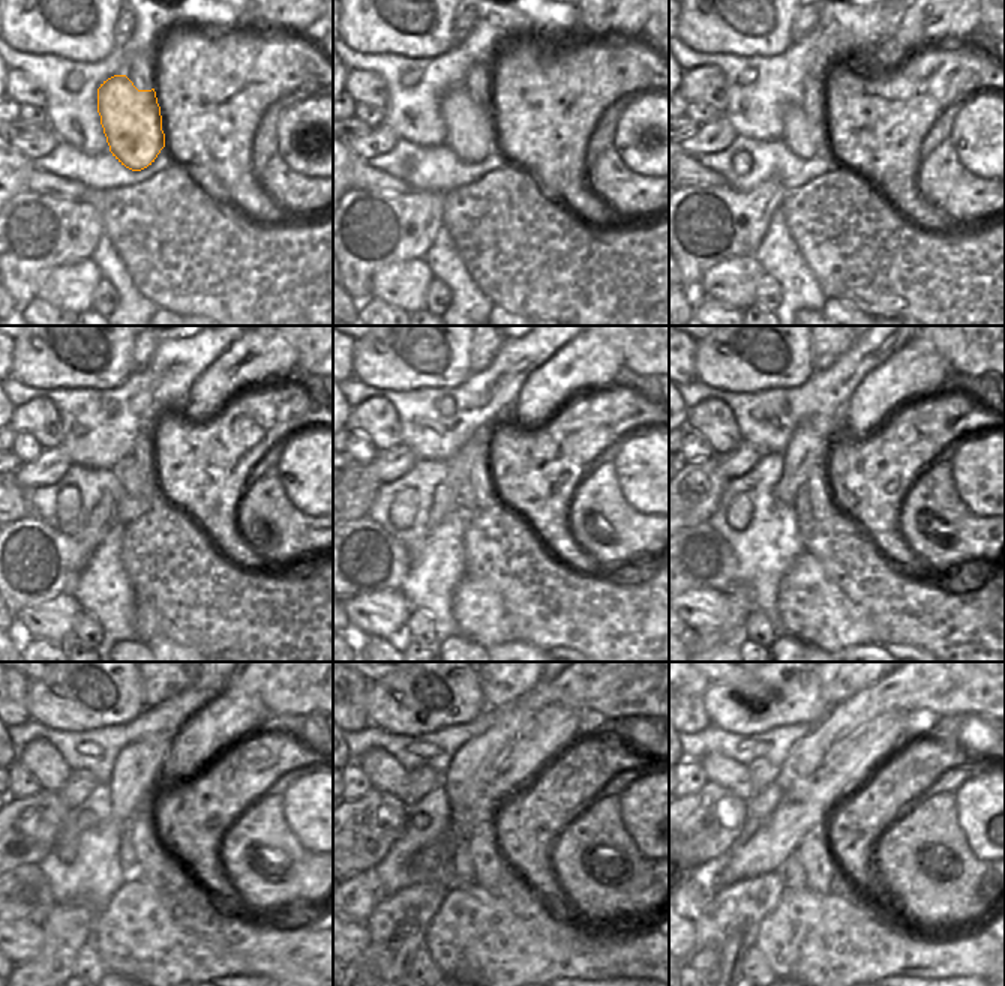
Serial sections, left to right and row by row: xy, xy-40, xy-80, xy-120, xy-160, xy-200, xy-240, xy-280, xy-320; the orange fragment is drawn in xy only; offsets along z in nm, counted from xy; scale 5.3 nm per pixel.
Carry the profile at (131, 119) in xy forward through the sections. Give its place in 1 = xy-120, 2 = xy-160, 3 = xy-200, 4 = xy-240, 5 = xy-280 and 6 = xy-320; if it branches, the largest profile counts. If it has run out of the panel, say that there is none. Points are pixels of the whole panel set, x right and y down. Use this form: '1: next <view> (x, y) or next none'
1: next xy-120 (135, 483)
2: next xy-160 (467, 496)
3: next xy-200 (801, 505)
4: next xy-240 (126, 854)
5: next xy-280 (462, 871)
6: next xy-320 (792, 871)

